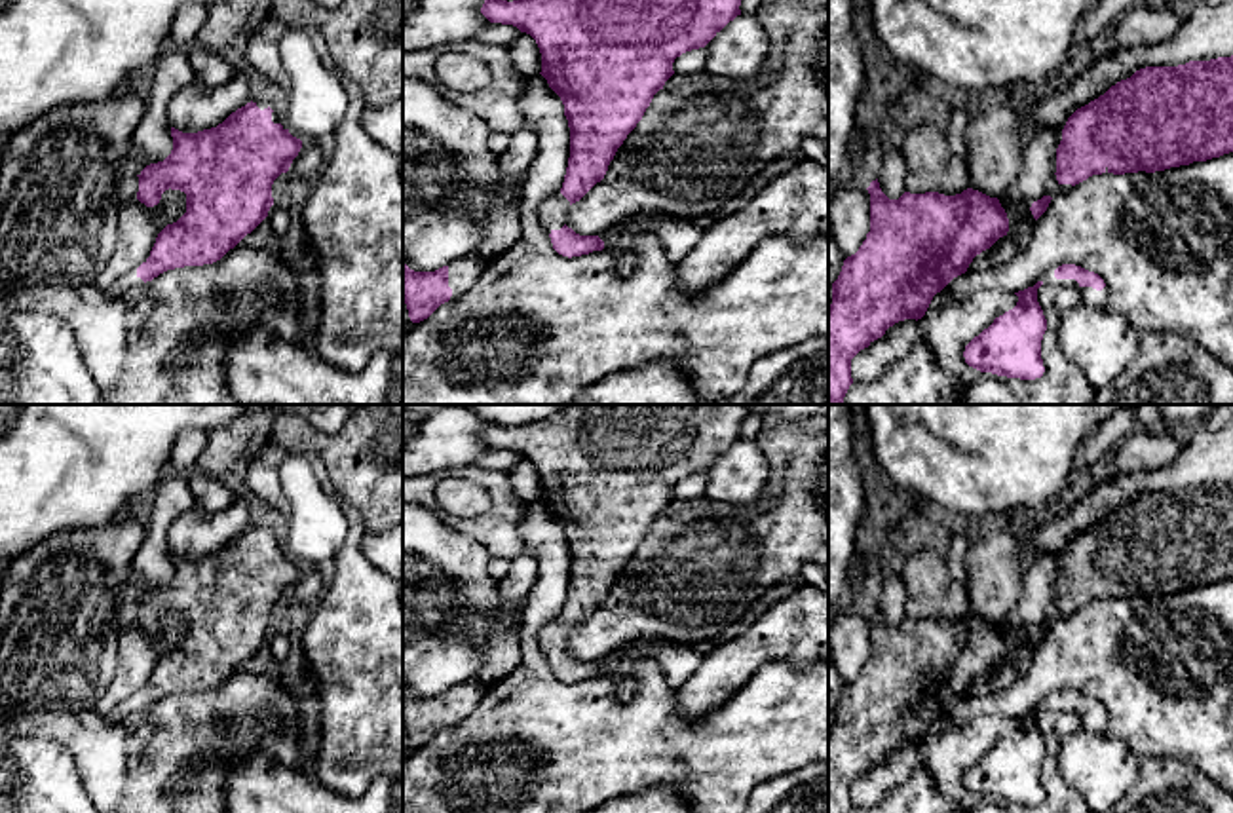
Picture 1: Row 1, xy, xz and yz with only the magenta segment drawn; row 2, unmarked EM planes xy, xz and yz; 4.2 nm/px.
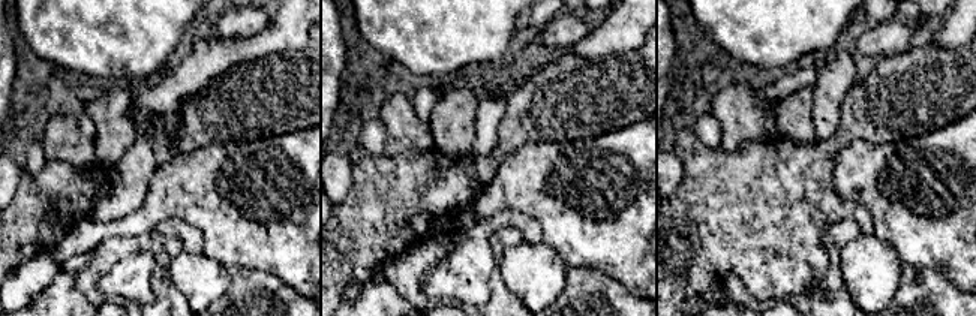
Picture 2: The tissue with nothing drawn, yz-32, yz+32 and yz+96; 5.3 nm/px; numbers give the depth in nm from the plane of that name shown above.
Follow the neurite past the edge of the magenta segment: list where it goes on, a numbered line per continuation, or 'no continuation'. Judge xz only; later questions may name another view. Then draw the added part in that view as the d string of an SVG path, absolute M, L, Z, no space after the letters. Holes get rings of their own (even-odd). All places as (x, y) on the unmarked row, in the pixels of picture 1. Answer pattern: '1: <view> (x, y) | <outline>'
1: xz (551, 639) | M559 617L538 633L540 650L551 659L566 650L570 627Z
2: xz (462, 699) | M477 678L452 686L448 690L448 712L452 714L452 720L467 718L479 707L486 691L488 688Z

